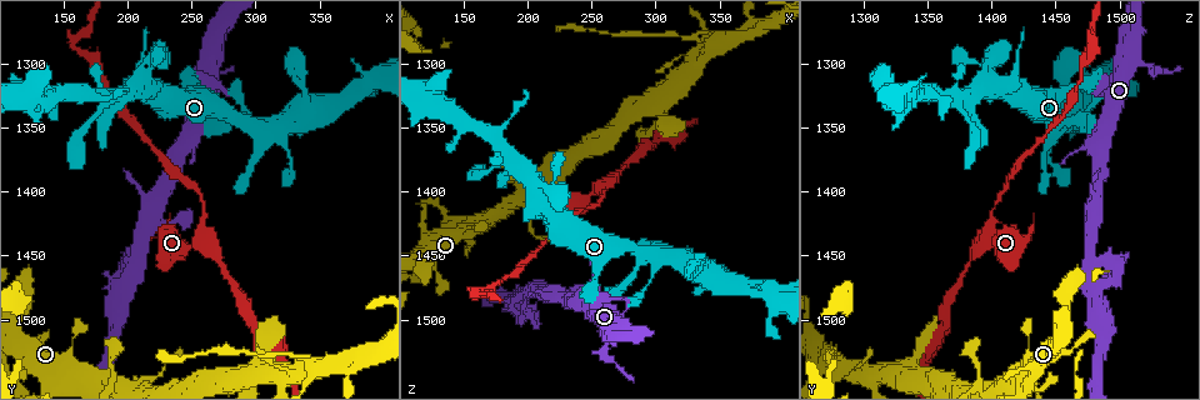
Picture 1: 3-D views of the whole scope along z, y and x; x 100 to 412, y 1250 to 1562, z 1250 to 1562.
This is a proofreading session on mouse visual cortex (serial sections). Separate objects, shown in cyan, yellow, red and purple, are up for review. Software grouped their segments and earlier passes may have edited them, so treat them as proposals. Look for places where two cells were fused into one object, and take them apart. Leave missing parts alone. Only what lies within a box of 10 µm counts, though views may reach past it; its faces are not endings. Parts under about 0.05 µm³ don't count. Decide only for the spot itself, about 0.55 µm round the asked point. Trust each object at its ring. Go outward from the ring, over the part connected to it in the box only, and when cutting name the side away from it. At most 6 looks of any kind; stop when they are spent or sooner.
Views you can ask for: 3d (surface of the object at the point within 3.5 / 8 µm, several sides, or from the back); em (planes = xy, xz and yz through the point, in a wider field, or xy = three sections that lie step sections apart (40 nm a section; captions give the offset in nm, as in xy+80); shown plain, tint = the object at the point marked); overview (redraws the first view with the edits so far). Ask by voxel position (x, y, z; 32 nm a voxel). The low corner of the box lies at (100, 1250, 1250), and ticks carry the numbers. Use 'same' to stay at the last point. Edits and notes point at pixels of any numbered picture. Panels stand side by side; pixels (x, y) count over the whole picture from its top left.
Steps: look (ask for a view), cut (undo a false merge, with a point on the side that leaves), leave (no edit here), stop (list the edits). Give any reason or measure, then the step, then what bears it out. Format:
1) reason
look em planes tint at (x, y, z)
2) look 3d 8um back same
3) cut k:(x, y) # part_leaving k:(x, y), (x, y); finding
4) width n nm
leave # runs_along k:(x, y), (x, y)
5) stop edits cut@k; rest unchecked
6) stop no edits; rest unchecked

thick turns thin
look 3d 8um at (260, 1418, 1400)

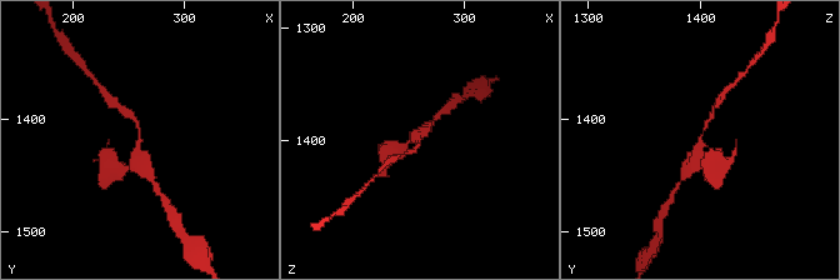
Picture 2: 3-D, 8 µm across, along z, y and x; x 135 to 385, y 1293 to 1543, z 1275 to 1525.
arm_widths 150, 250 nm; now the EM
look em xy step 1 tint same

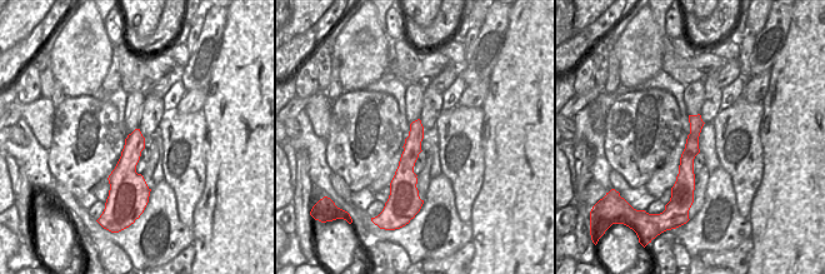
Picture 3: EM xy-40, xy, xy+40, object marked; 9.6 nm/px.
leave # runs_along 3:(698, 118), (686, 159), (688, 193); one cell here

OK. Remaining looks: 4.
calibre changes
look 3d 8um at (346, 1540, 1286)

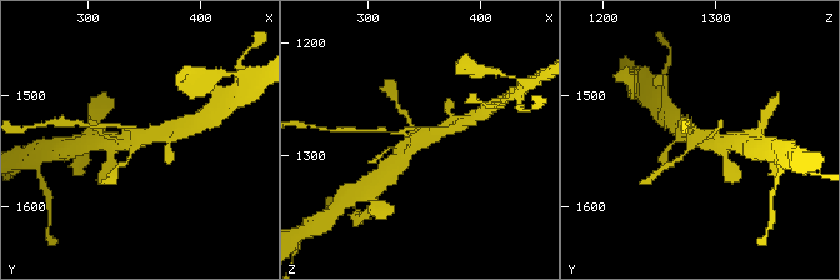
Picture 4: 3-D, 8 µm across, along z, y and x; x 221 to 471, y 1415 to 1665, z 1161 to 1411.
look em xy step 1 tint same

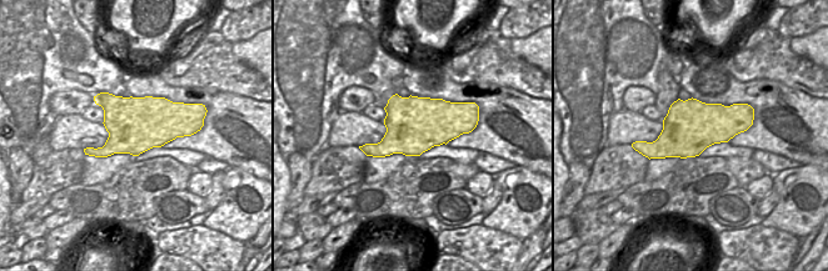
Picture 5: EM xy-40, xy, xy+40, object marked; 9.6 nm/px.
leave # runs_along 4:(395, 168), (416, 141), (450, 129); all the same cell

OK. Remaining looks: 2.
sharp bend
look 3d 8um at (300, 1350, 1450)

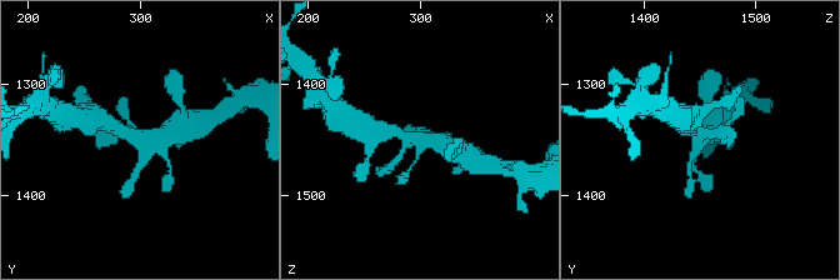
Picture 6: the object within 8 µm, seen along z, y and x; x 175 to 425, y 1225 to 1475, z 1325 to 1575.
look 3d 3.5um same

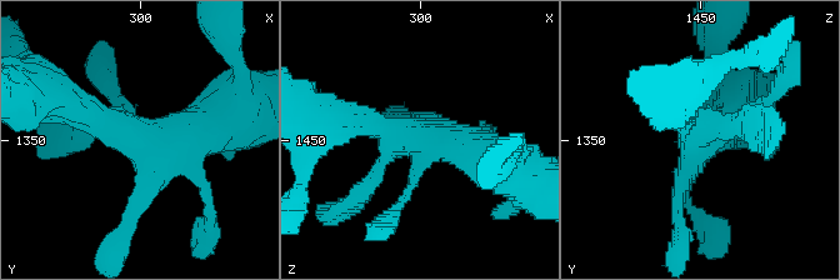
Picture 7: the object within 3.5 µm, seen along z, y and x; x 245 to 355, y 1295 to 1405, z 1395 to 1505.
leave # all the same cell

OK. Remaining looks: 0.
stop no edits; rest unchecked

